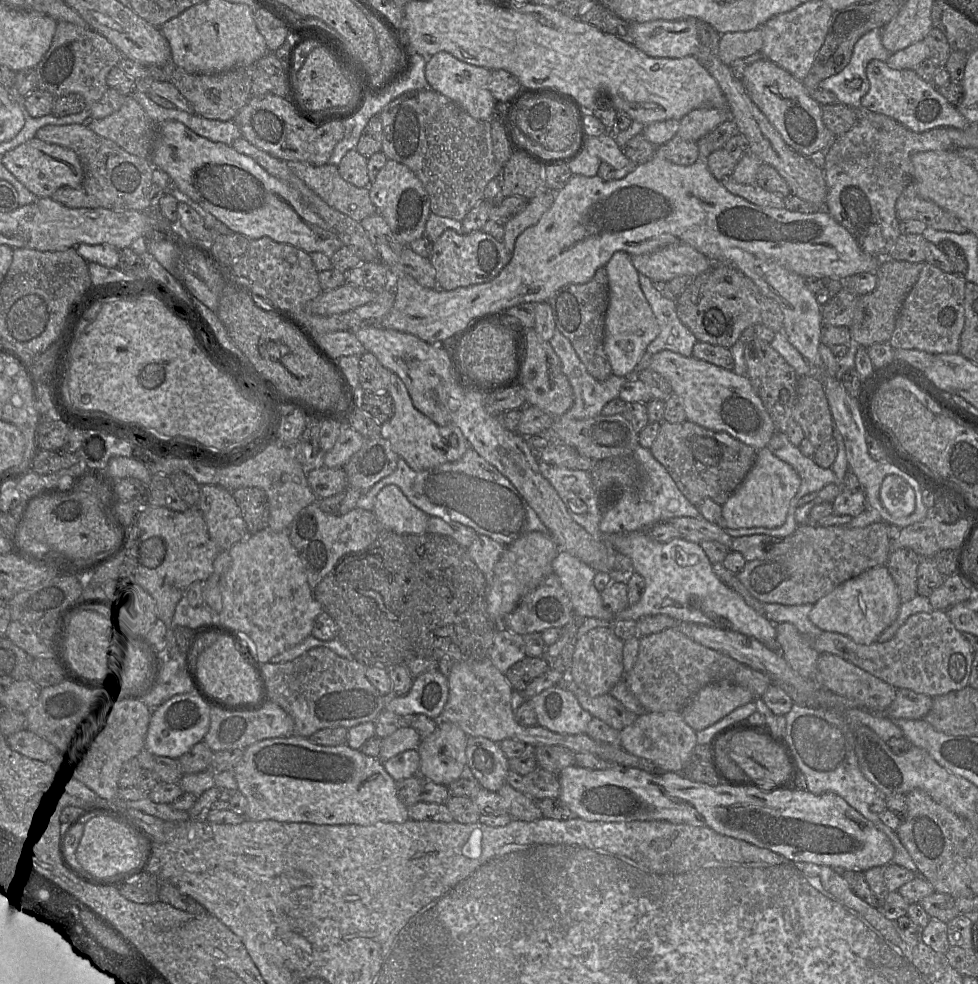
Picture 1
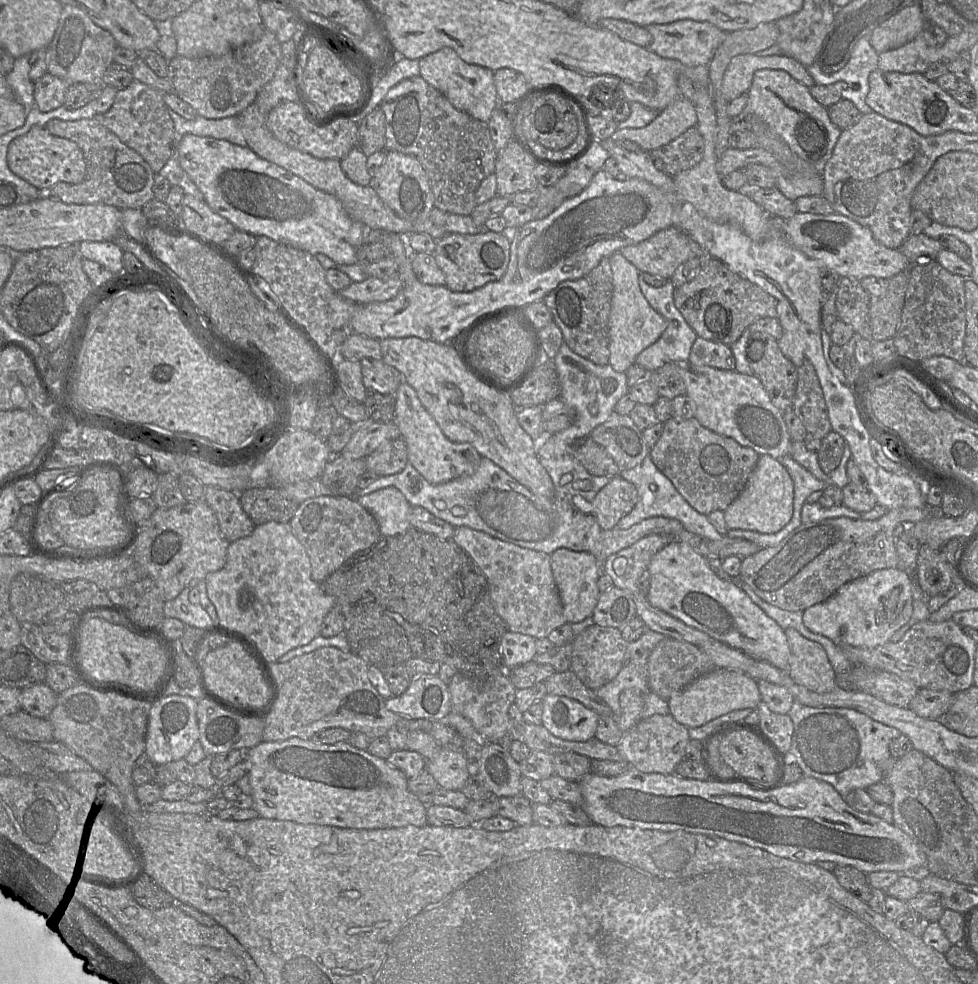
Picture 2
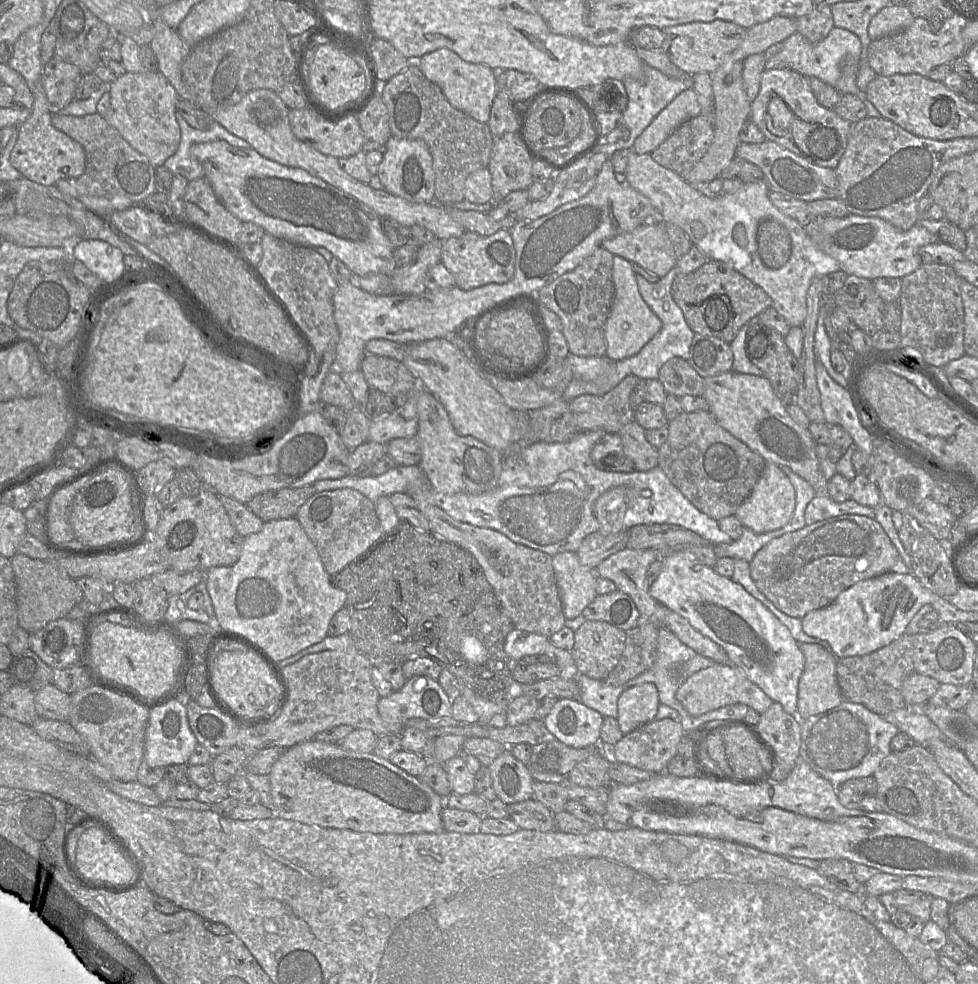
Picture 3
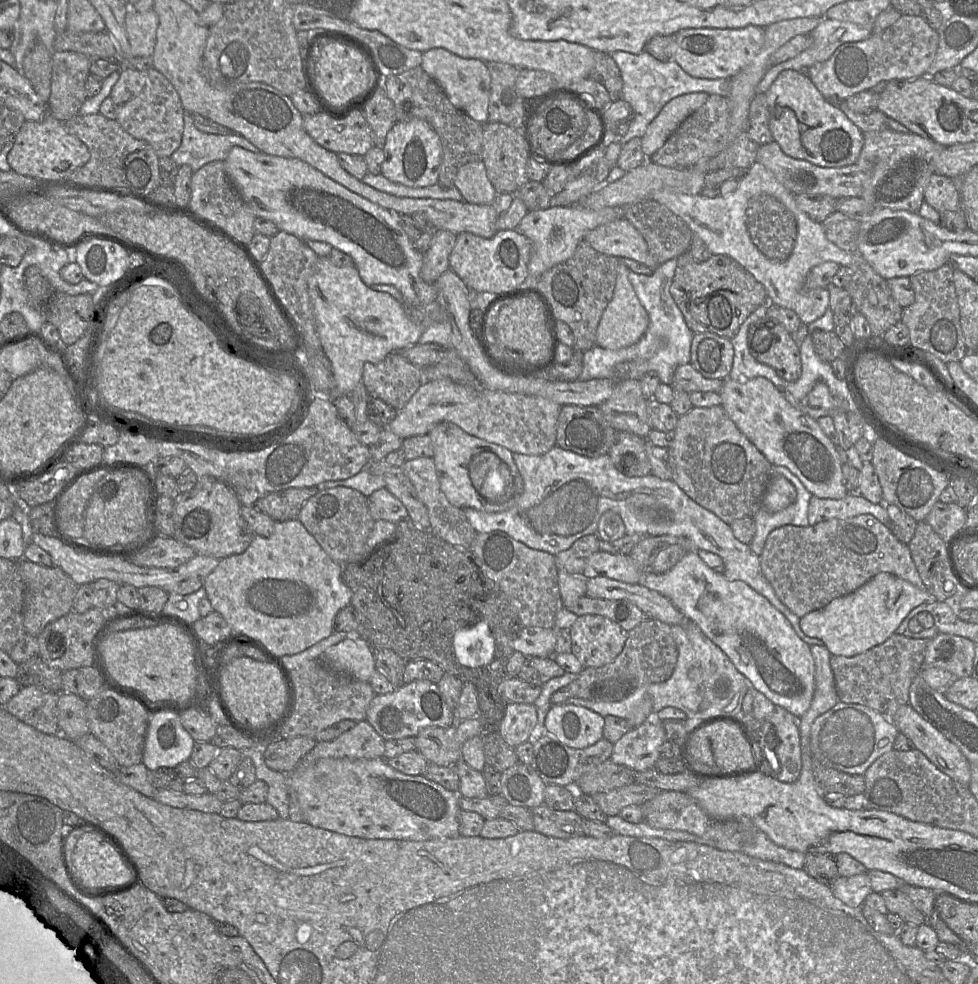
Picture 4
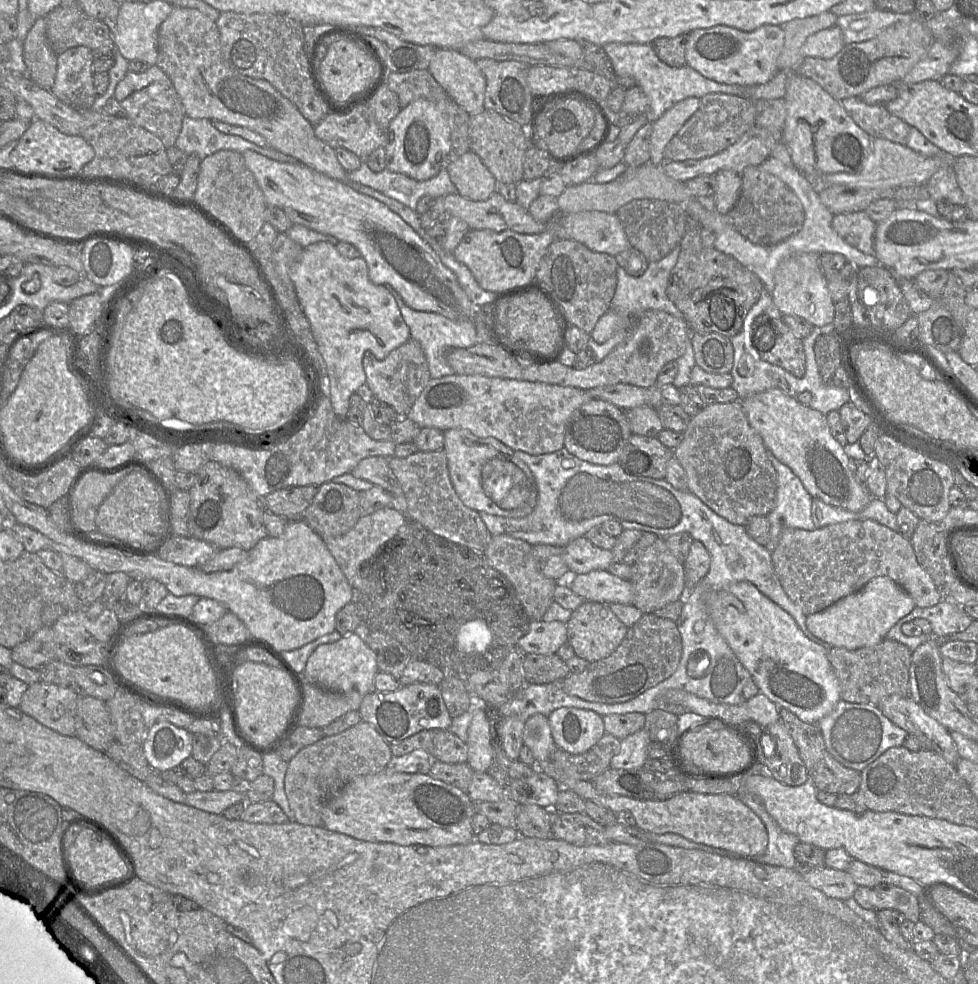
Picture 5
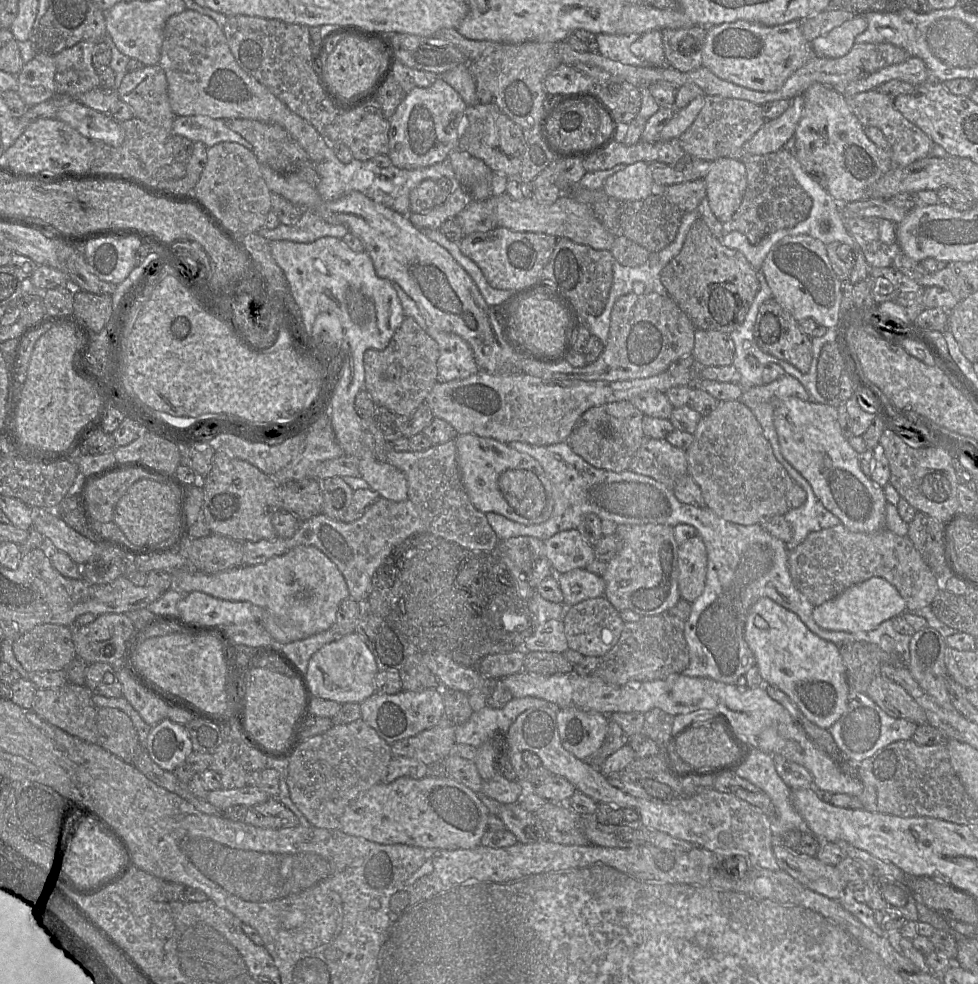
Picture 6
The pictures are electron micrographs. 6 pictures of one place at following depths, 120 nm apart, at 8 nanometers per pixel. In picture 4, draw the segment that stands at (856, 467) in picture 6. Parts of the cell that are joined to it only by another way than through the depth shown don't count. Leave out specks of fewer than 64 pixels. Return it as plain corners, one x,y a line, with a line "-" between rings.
764,377
747,380
724,380
719,392
721,404
738,429
761,451
771,465
788,468
806,489
819,498
841,499
848,495
843,484
842,462
838,448
826,436
817,420
793,407
773,383

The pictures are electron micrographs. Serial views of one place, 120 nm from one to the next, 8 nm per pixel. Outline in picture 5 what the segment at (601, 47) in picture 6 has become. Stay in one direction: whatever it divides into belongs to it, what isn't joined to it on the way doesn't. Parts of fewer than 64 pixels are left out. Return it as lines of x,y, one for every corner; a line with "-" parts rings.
618,43
604,44
604,51
609,56
614,73
617,78
631,78
634,85
639,87
649,100
648,109
645,112
648,122
654,123
668,109
676,103
689,98
701,99
711,93
723,93
746,97
747,86
724,84
705,78
691,67
670,67
662,62
656,55
651,44

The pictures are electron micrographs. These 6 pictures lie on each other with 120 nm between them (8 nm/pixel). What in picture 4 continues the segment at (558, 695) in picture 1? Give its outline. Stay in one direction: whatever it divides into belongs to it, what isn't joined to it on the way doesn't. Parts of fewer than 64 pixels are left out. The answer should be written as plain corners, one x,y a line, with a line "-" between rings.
552,705
544,732
556,737
568,747
580,749
592,746
603,738
605,720
600,714
577,705

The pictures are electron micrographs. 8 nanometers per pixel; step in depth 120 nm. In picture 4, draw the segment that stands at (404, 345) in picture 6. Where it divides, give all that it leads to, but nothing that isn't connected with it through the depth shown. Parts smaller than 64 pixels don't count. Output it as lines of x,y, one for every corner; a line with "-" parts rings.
394,352
377,364
366,362
362,382
370,398
379,398
402,409
425,382
422,368
412,364
401,352

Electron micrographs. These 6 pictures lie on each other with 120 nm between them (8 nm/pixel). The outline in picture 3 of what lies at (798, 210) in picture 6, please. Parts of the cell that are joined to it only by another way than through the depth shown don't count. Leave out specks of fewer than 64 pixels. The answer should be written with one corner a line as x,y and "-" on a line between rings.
762,219
756,226
756,247
765,264
779,268
790,258
792,242
788,230
780,222

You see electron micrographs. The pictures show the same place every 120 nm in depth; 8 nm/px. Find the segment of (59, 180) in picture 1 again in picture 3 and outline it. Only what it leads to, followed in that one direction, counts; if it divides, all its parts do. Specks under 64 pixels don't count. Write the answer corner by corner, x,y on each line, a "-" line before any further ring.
42,83
35,88
34,105
29,117
18,126
18,138
11,151
9,162
24,177
36,183
50,186
59,180
81,176
86,168
83,146
57,130
52,125
52,114

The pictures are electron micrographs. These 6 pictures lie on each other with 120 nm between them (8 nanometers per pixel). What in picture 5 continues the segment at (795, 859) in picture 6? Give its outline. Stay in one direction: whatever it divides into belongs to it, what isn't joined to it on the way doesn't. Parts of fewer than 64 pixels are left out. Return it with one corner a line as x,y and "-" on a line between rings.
797,866
805,881
831,898
846,900
853,897
858,885
846,870
826,866
804,868

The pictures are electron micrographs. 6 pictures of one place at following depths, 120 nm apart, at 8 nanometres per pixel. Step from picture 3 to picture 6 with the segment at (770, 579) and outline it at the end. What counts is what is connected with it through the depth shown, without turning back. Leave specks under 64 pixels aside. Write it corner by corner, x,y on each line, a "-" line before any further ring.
840,523
834,527
810,532
800,544
790,547
788,569
795,587
814,607
873,576
884,578
898,590
906,602
907,611
929,606
937,592
943,589
940,578
931,571
909,537
898,536
886,527
872,533
865,533
851,531

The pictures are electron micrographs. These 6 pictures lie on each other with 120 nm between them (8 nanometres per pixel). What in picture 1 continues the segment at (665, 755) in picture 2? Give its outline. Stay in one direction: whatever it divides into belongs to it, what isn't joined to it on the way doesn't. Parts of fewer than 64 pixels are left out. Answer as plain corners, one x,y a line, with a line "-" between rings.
679,711
646,712
620,732
618,741
618,745
626,752
652,762
660,771
673,772
682,772
685,765
690,762
691,753
697,744
697,732
685,722

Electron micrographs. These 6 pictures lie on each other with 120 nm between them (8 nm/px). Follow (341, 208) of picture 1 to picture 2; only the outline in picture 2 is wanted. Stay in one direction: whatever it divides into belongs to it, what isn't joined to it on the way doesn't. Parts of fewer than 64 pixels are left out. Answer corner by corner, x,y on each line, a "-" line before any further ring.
255,102
237,116
248,147
258,156
299,176
315,188
333,195
342,203
344,209
353,219
361,222
368,229
391,231
402,236
413,233
427,233
435,240
449,234
444,228
435,224
430,217
424,222
413,222
399,217
381,200
373,187
370,185
361,186
352,182
341,169
341,159
319,159
278,140
267,127
268,114
263,114

